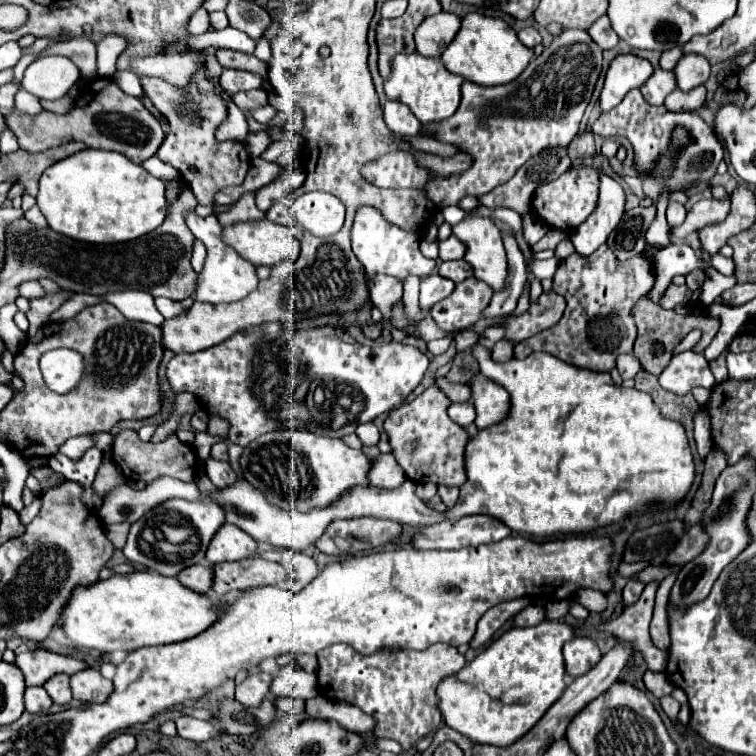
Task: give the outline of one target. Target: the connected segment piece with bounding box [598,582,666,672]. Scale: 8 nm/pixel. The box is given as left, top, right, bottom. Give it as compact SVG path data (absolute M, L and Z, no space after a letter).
M650 582L646 584L640 600L624 612L614 618L612 622L602 622L598 624L598 630L610 632L610 635L631 642L636 652L644 656L644 660L650 670L654 672L664 672L666 668L666 652L657 648L648 634L650 618L652 618L652 608L654 608L654 594L658 590L660 582Z

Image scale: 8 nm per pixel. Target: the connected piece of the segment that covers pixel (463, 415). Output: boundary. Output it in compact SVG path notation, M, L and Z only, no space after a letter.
M462 402L462 404L452 404L448 408L448 416L460 424L460 426L468 426L474 422L474 416L476 416L476 410L472 406L472 402Z

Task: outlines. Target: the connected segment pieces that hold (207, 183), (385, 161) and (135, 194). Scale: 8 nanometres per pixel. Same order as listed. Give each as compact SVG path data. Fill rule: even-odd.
M200 68L200 72L196 72L196 80L192 80L192 92L180 92L180 88L172 88L172 84L164 84L164 80L156 78L140 76L140 82L144 88L144 96L152 100L160 116L166 116L168 124L166 138L156 156L180 172L182 180L196 196L198 204L214 206L216 192L228 186L242 186L252 158L244 142L226 140L222 144L216 144L214 132L226 120L228 108L224 90L220 82L208 78L208 68Z
M578 28L564 30L558 38L554 38L554 42L548 48L544 48L544 52L538 58L534 58L528 64L528 68L512 84L504 84L504 86L496 86L496 88L480 88L480 84L464 82L462 84L462 102L460 102L460 108L456 110L456 114L450 116L448 120L442 120L440 124L426 126L430 132L434 132L434 130L438 132L436 140L458 144L464 152L476 156L474 164L468 172L462 172L462 174L450 176L450 178L428 178L428 172L418 168L412 156L408 156L404 152L392 152L374 162L368 162L362 168L362 174L372 184L384 186L384 188L422 188L422 186L426 186L428 198L434 200L438 206L456 204L460 198L464 198L468 194L482 196L486 192L490 192L492 188L506 184L518 172L518 168L526 164L526 160L530 160L532 156L538 156L540 152L544 152L544 148L568 148L572 138L578 134L580 120L590 102L590 96L592 96L592 90L594 90L600 70L602 70L602 50L588 36L588 32L578 30Z
M86 148L44 170L36 196L48 226L74 240L92 244L118 244L156 230L166 216L162 180L152 178L142 166L108 150Z

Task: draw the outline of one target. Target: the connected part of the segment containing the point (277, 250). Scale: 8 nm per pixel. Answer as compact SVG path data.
M264 218L258 222L242 222L242 224L234 224L230 228L224 228L224 240L254 266L274 266L278 262L292 264L300 256L300 240L294 236L292 230L296 230L296 228L274 224Z

